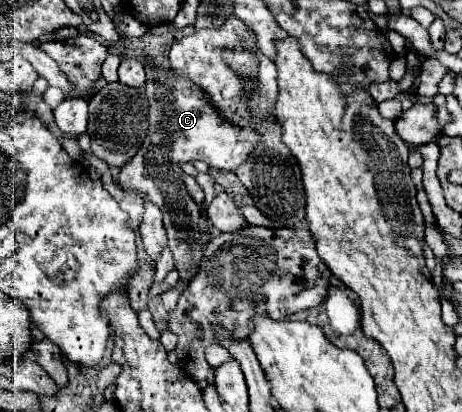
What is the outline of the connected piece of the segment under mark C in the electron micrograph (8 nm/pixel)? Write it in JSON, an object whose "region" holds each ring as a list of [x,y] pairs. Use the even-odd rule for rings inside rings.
{"region":[[[156,69],[156,81],[146,85],[146,97],[150,103],[148,137],[142,143],[142,149],[138,149],[138,153],[122,167],[120,185],[124,189],[136,189],[136,193],[142,193],[160,205],[164,211],[168,247],[172,249],[176,269],[180,271],[180,279],[190,281],[196,275],[202,259],[202,249],[196,243],[200,239],[200,211],[182,183],[180,163],[200,159],[214,169],[234,171],[250,157],[252,149],[260,145],[262,135],[258,131],[222,121],[204,91],[188,79],[174,77],[170,69]]]}

